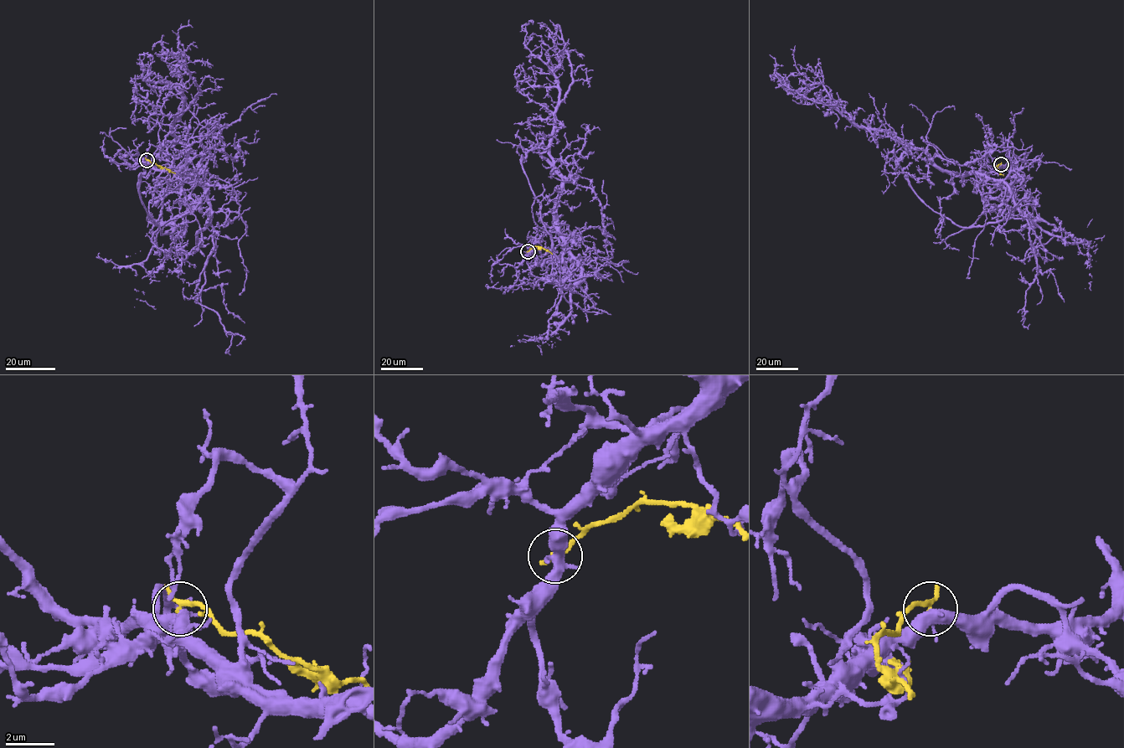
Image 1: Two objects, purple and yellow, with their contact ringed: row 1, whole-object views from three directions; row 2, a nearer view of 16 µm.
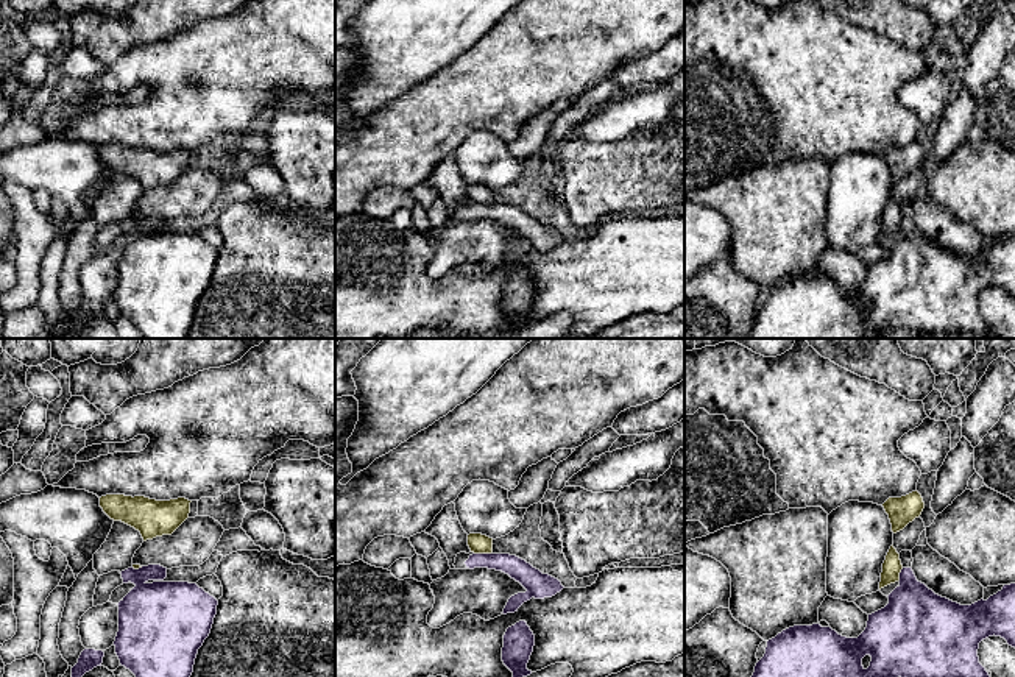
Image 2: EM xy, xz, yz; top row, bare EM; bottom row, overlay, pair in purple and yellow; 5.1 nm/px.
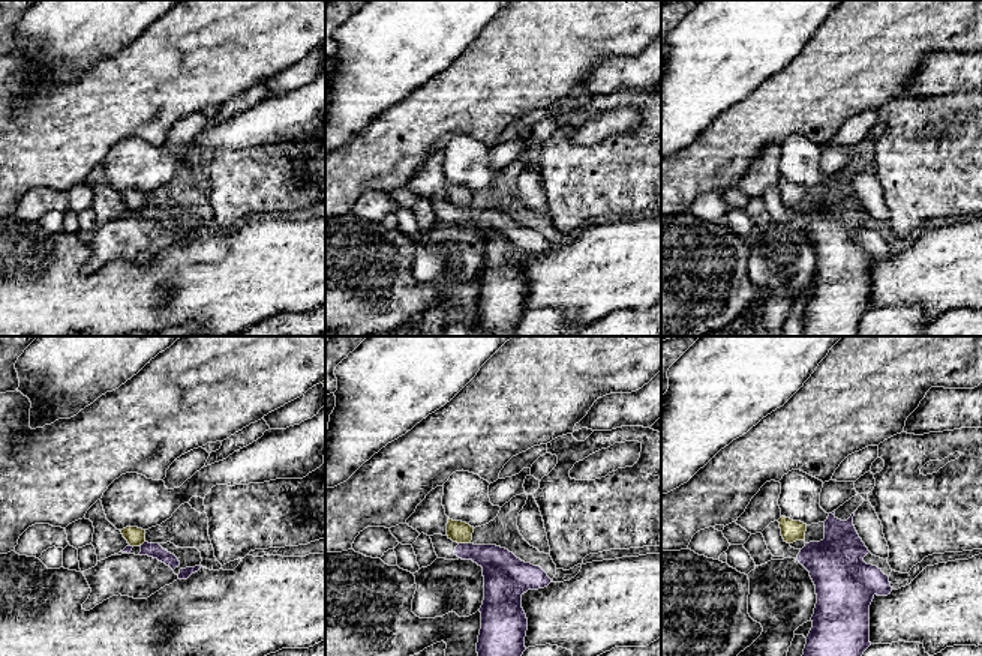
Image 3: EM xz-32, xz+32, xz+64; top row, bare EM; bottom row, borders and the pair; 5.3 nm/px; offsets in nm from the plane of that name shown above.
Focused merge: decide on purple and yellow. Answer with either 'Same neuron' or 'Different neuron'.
Different neuron

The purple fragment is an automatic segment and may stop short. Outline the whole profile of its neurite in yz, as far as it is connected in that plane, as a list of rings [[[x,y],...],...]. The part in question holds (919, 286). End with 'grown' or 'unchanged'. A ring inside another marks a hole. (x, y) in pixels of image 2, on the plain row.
[[[903,218],[900,236],[887,246],[889,254],[868,265],[867,278],[858,289],[839,285],[831,278],[794,276],[767,292],[764,307],[756,314],[755,323],[745,338],[865,338],[870,331],[881,337],[892,329],[907,329],[920,335],[940,331],[968,331],[993,337],[985,318],[979,314],[979,293],[988,287],[1001,287],[1015,298],[1015,234],[1004,236],[1001,242],[971,256],[960,256],[935,245],[918,232],[912,218]]]; unchanged

